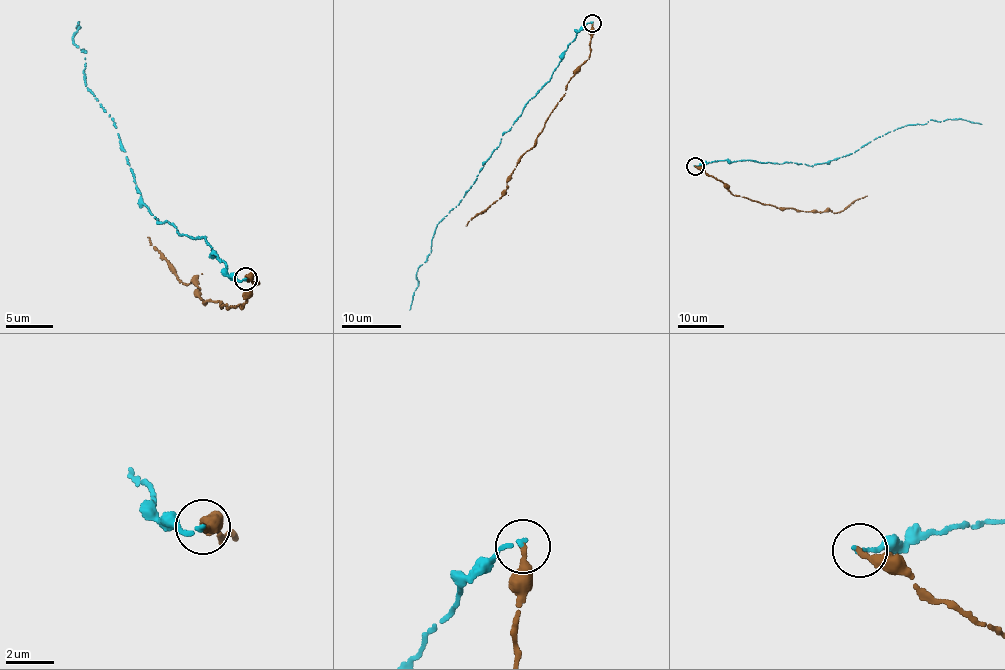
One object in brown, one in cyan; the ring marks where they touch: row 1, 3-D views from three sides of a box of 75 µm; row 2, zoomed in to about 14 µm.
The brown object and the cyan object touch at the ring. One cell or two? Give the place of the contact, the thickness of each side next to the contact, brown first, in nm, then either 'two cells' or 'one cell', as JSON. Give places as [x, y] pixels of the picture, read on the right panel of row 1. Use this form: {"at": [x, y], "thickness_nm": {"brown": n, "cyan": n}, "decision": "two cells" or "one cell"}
{"at": [695, 166], "thickness_nm": {"brown": 280, "cyan": 200}, "decision": "two cells"}

